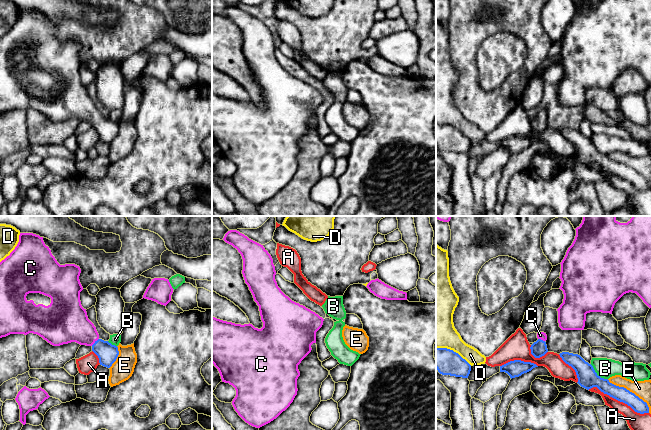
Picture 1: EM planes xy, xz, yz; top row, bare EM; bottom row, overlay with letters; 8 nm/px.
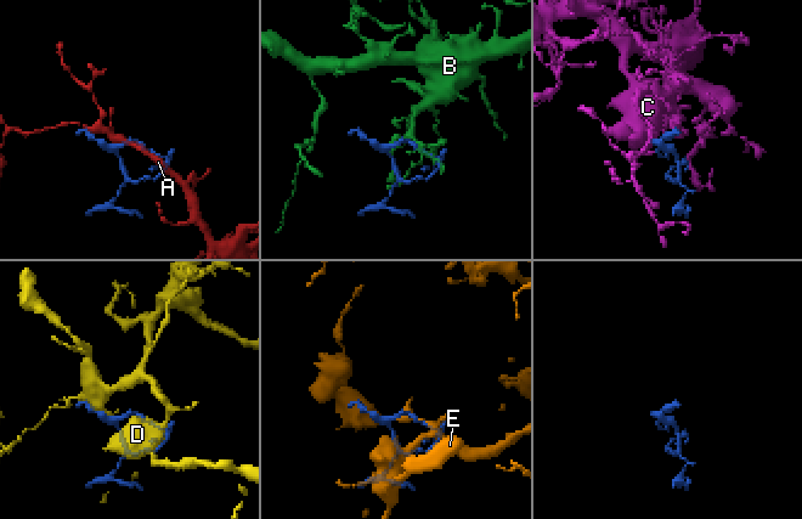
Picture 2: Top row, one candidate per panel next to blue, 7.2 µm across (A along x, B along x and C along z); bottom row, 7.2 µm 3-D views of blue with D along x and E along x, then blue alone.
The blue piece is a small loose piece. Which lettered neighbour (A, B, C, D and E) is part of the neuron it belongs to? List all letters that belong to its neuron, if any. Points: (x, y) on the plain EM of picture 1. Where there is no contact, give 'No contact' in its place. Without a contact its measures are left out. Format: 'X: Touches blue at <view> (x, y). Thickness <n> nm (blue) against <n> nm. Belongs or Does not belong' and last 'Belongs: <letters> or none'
A: Touches blue at yz (618, 176). Thickness 120 nm (blue) against 160 nm. Does not belong
B: Touches blue at yz (596, 150). Thickness 160 nm (blue) against 160 nm. Does not belong
C: Touches blue at xy (95, 118). Thickness 160 nm (blue) against 280 nm. Belongs
D: Touches blue at yz (453, 127). Thickness 200 nm (blue) against 300 nm. Does not belong
E: Touches blue at yz (631, 168). Thickness 120 nm (blue) against 140 nm. Does not belong
Belongs: C

